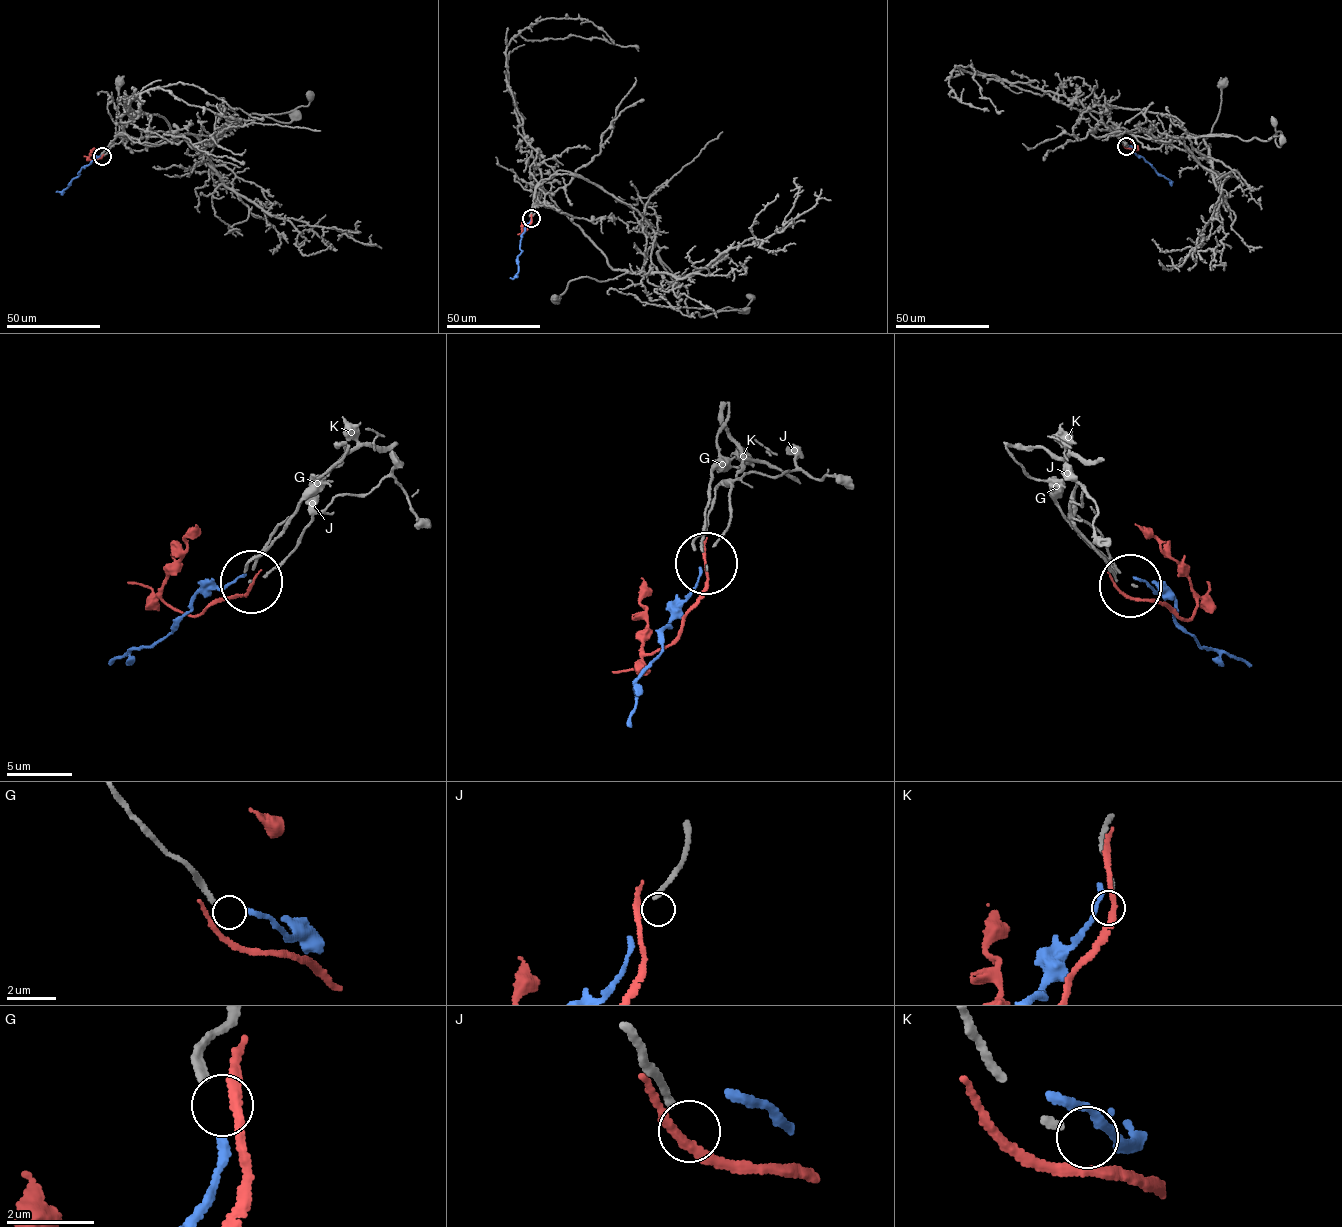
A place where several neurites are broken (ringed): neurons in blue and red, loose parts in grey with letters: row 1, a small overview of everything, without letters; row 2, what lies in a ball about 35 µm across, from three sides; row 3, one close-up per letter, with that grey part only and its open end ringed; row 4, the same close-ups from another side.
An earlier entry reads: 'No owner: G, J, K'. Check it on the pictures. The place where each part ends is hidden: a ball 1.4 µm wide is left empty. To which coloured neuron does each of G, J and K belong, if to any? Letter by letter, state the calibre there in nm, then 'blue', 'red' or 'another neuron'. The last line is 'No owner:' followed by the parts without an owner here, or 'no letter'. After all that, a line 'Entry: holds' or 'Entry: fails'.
G: 190 nm thick; another neuron
J: 160 nm thick; another neuron
K: 140 nm thick; another neuron
No owner: G, J, K
Entry: holds

